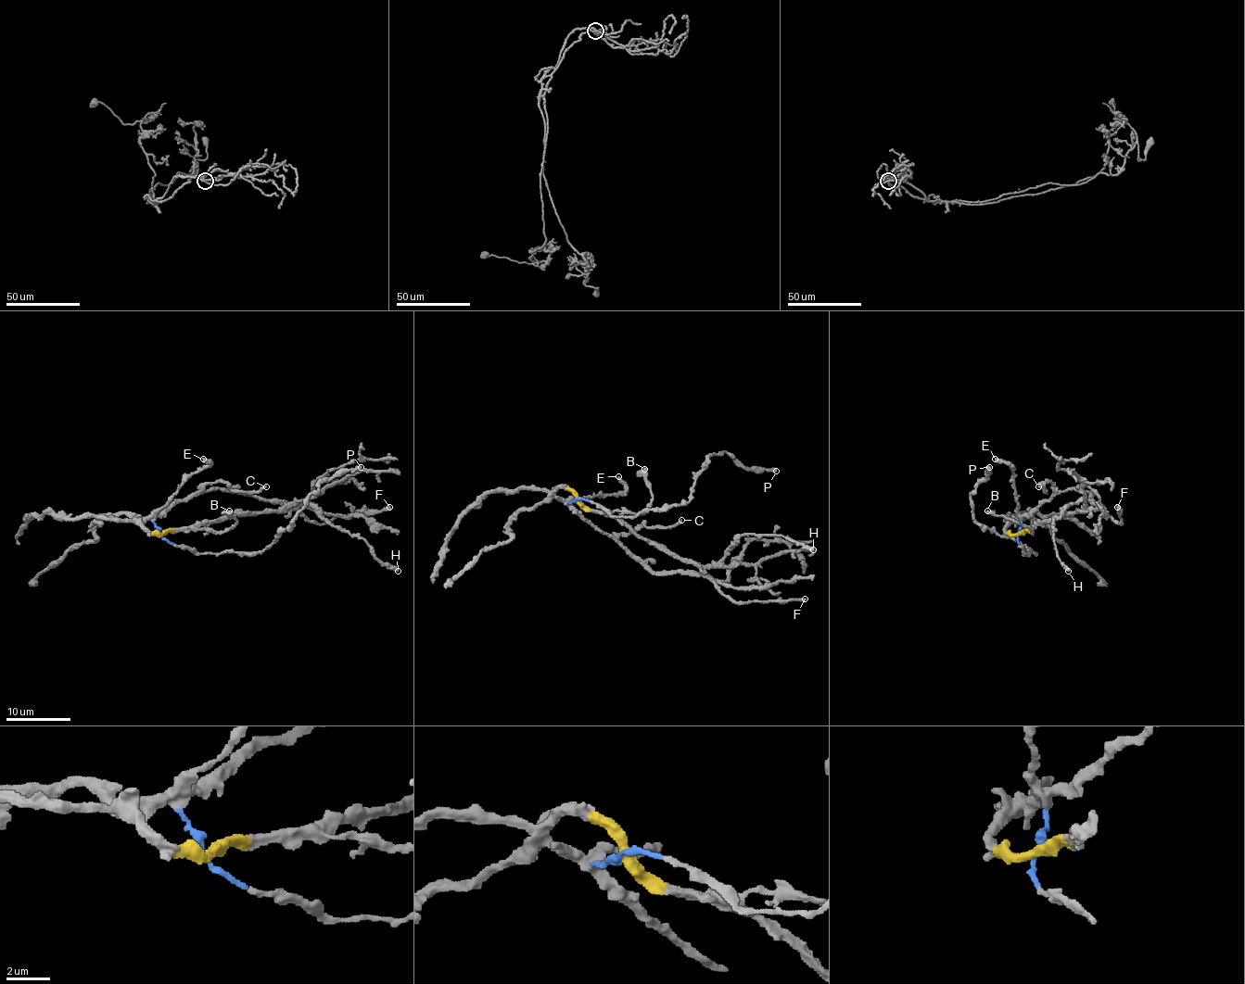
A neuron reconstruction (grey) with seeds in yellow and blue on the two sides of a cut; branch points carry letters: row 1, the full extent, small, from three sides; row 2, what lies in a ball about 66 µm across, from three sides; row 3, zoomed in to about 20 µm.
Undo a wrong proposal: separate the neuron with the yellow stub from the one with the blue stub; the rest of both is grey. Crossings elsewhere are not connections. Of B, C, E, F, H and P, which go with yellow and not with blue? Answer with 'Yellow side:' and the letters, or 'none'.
Yellow side: B, F, H

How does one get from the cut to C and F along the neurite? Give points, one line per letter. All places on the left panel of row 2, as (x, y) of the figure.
C: (161, 534), (153, 520), (205, 485), (224, 481), (232, 489), (260, 491), (266, 485)
F: (161, 534), (195, 529), (235, 513), (300, 510), (321, 524), (338, 515), (382, 511), (390, 507)

